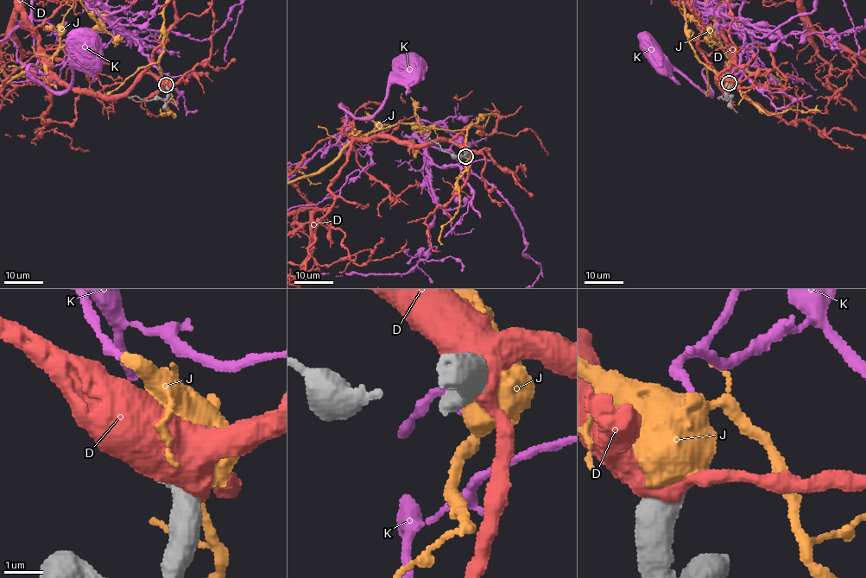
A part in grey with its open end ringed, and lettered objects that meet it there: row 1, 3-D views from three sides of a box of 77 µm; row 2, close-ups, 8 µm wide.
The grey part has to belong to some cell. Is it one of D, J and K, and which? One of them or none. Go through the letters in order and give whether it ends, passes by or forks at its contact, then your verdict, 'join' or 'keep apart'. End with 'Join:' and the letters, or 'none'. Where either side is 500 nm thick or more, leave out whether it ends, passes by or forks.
D: keep apart
J: keep apart
K: it ends; join
Join: K

